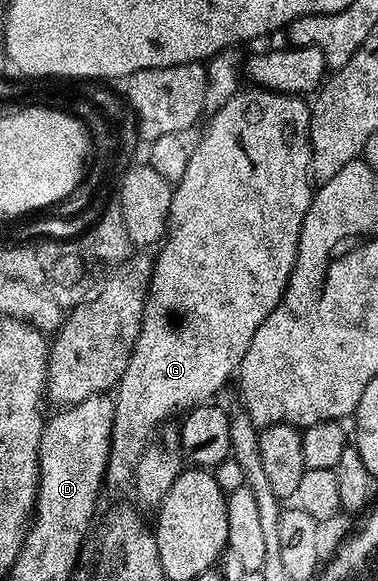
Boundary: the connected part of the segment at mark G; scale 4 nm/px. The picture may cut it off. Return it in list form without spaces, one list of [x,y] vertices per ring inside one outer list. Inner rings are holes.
[[[247,87],[238,91],[225,102],[210,118],[203,138],[191,149],[189,167],[185,167],[185,175],[174,186],[171,194],[171,216],[167,218],[167,236],[161,242],[151,271],[151,283],[147,286],[147,297],[143,304],[143,322],[135,345],[131,348],[131,357],[119,383],[113,390],[113,412],[111,415],[111,454],[110,460],[119,465],[134,466],[145,452],[148,444],[147,436],[162,423],[166,417],[175,412],[186,411],[212,400],[211,397],[223,383],[238,370],[243,361],[245,351],[261,323],[277,307],[283,298],[283,292],[291,278],[295,266],[295,256],[301,235],[301,223],[305,223],[305,215],[311,206],[313,196],[313,178],[311,176],[311,105],[302,96],[289,93],[275,93],[272,89]]]

